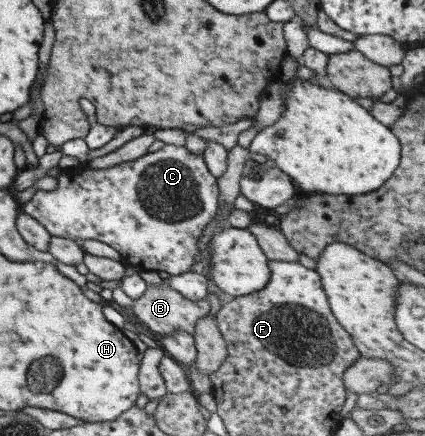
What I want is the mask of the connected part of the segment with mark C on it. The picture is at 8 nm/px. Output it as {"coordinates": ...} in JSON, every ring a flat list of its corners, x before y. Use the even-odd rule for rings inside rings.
{"coordinates":[[165,144,159,150,154,152,146,152,133,160,120,162,117,166,113,165,109,168,91,168,90,166,77,166,67,170,66,173,59,173,56,177,57,184,55,189,43,191,37,189,32,198,29,198,25,204,19,208,20,212,28,214,34,218,43,228,50,234,50,236,65,236,71,240,99,240,107,246,111,246,113,250,119,252,122,261,134,267,137,271,160,271,167,272,169,275,180,275,189,271,189,267,199,258,198,248,196,242,200,232,204,226,215,216,218,212,218,186,216,185,216,178,208,171,201,155,190,153,184,146,175,144]]}

